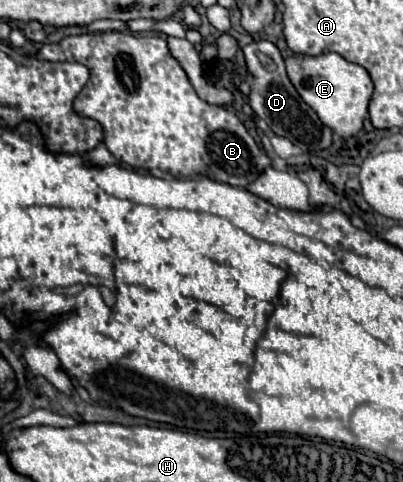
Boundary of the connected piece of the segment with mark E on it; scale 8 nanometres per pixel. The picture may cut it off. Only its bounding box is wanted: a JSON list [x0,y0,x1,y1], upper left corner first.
[286,52,374,140]

